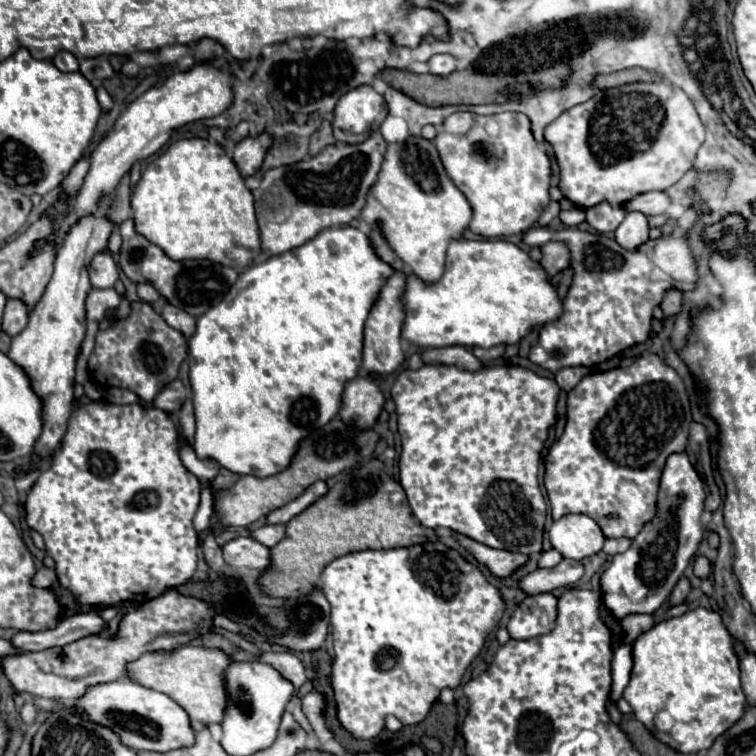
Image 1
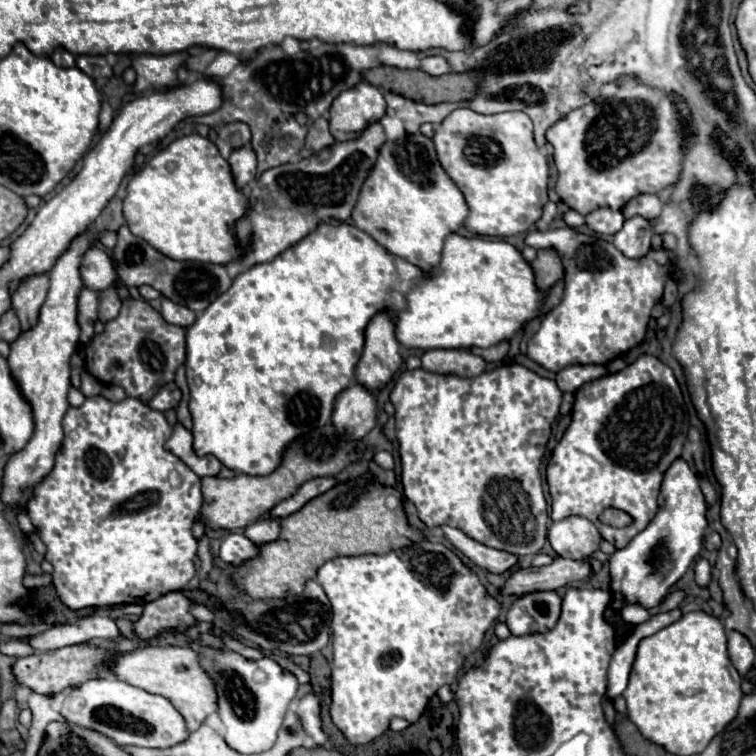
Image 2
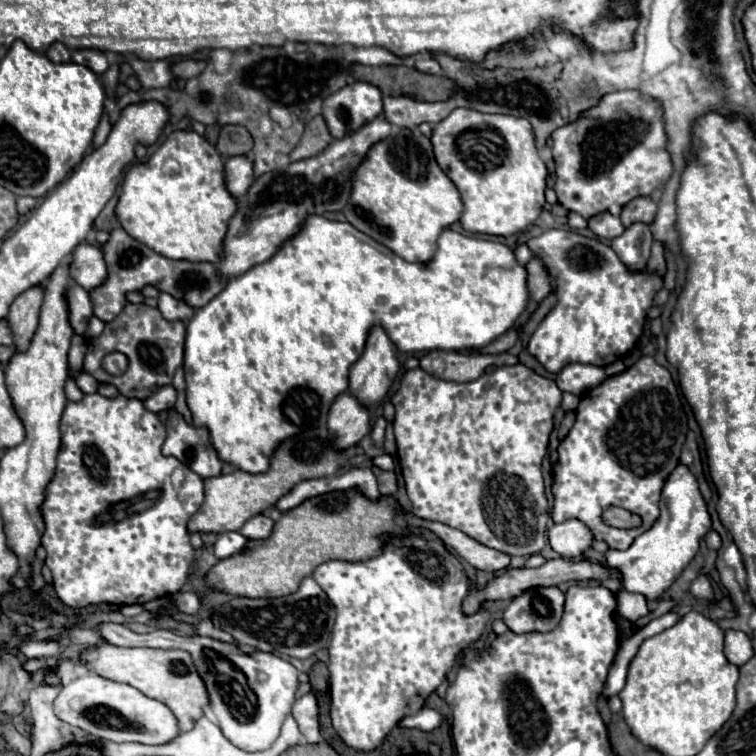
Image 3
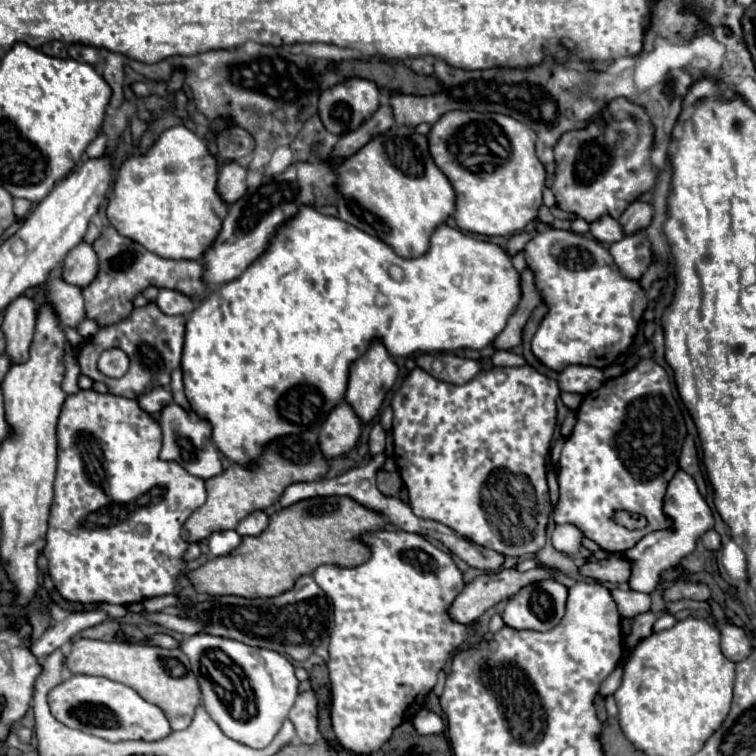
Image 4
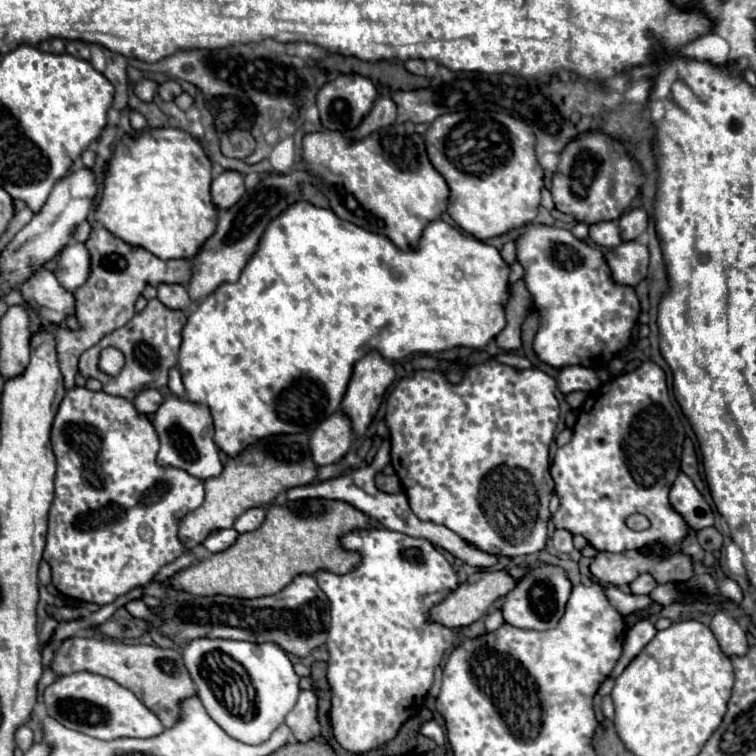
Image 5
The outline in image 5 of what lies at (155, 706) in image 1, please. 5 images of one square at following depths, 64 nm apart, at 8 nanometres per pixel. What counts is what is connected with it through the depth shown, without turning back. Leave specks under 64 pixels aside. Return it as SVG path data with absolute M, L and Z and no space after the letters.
M76 672L56 680L44 690L44 706L48 716L58 720L66 728L84 732L100 740L150 738L164 732L162 720L158 720L158 716L150 708L146 708L146 704L142 704L128 688L122 688L114 680L90 672Z

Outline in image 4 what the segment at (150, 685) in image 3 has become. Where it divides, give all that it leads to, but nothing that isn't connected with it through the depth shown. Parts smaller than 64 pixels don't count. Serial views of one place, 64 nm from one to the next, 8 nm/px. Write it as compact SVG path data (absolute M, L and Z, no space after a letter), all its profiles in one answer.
M78 640L72 644L72 654L68 656L68 668L74 674L104 676L114 682L134 688L144 700L160 706L172 730L184 730L194 718L202 694L196 676L190 672L190 662L182 650L166 650L156 646L134 646L122 642L102 642L102 640Z

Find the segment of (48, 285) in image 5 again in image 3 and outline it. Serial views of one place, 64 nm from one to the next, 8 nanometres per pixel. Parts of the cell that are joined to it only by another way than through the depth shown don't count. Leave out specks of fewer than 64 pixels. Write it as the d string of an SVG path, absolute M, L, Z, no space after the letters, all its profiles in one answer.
M78 284L68 288L68 308L70 308L70 324L78 336L84 336L88 330L88 320L92 318L92 300L90 292Z

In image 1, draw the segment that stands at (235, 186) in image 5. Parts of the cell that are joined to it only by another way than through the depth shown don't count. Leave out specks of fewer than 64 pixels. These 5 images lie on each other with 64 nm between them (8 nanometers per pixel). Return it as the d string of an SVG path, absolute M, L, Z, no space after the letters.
M260 132L256 136L246 136L236 144L232 158L242 176L252 176L256 170L262 168L264 158L270 150L270 144L274 144L274 140L268 132Z

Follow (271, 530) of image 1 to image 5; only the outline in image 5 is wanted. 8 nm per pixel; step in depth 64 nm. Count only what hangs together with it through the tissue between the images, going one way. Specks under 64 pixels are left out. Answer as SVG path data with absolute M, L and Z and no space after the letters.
M250 508L250 510L246 510L246 512L234 522L234 530L236 530L238 534L254 532L254 530L258 530L258 528L262 526L264 518L266 518L264 508Z

